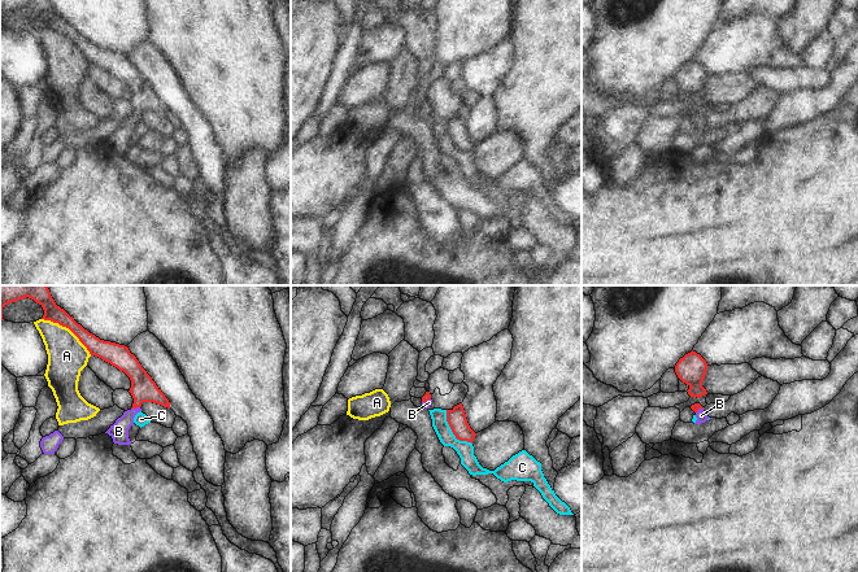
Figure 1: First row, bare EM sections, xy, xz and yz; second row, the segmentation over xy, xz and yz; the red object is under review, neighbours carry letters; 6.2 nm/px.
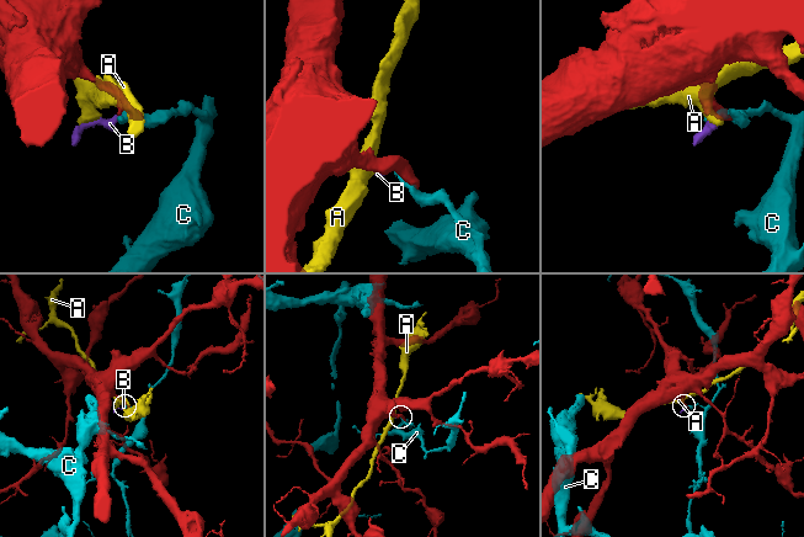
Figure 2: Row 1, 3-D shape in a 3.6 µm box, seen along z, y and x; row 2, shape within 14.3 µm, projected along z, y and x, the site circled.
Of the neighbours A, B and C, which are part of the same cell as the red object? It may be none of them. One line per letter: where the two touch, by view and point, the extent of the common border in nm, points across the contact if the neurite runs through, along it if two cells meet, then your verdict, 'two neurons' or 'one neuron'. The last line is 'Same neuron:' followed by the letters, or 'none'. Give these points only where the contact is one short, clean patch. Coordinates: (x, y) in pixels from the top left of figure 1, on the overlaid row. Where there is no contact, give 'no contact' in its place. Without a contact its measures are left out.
A: contact xy (68, 327); length 380 nm; border xy (42, 318), (65, 326), (91, 354); two neurons
B: contact xy (135, 407); length 60 nm; way xy (143, 389), (135, 407), (118, 431); one neuron
C: contact xz (452, 431); length 280 nm; border xz (445, 410), (445, 420), (452, 433), (457, 439), (471, 444); two neurons
Same neuron: B

